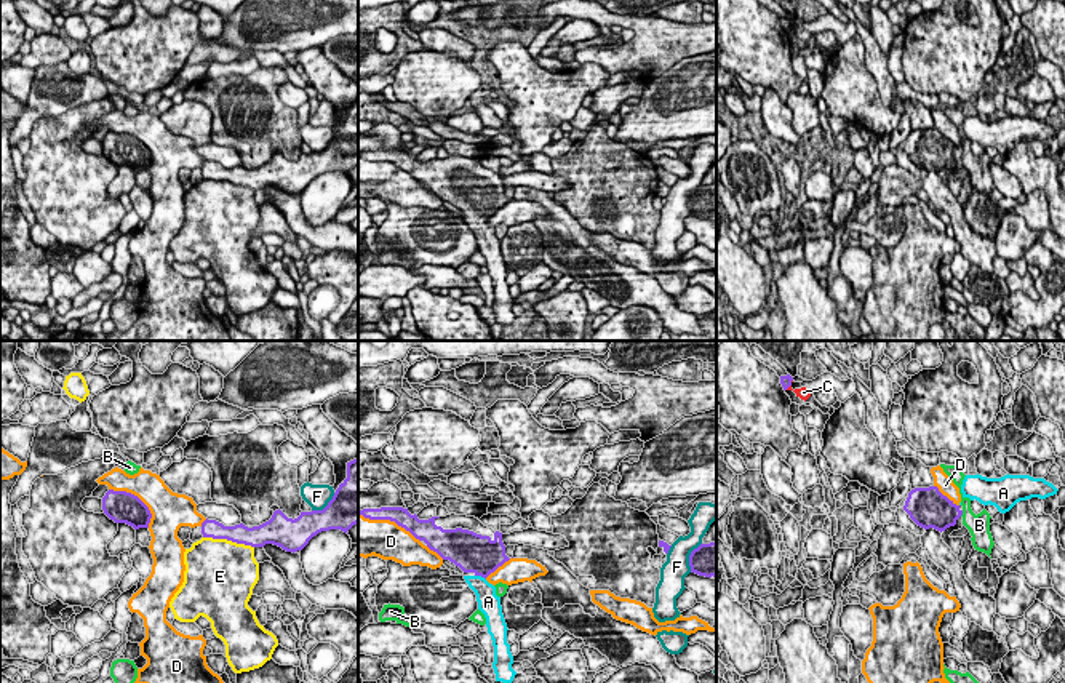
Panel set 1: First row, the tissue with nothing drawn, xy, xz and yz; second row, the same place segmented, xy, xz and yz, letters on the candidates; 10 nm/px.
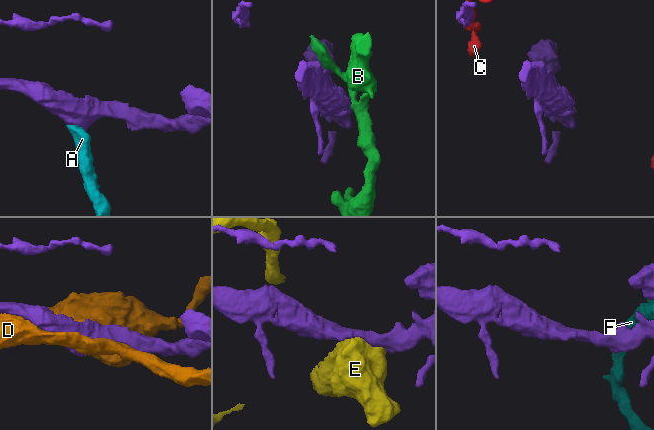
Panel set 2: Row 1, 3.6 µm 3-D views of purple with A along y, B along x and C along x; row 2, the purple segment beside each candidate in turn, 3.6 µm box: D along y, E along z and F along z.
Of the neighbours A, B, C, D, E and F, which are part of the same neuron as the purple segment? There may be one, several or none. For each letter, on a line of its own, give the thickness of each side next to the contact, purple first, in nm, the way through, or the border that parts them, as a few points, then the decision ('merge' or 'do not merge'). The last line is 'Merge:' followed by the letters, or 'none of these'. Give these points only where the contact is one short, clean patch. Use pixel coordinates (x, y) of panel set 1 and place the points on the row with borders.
A: 400/200 nm | across xz (472, 552), (480, 560), (480, 575), (480, 586), (485, 592) | merge
B: 340/220 nm | along yz (963, 511), (960, 515) | do not merge
C: 120/120 nm | do not merge
D: 180/380 nm | do not merge
E: 190/480 nm | do not merge
F: 400/240 nm | do not merge
Merge: A

